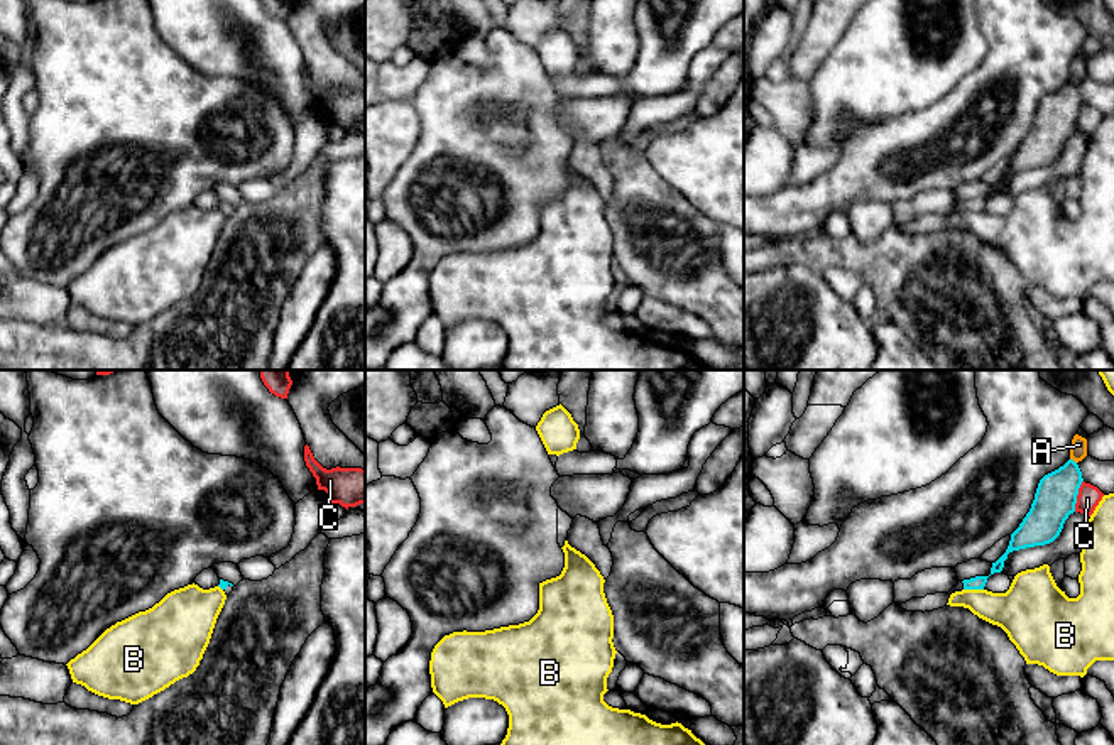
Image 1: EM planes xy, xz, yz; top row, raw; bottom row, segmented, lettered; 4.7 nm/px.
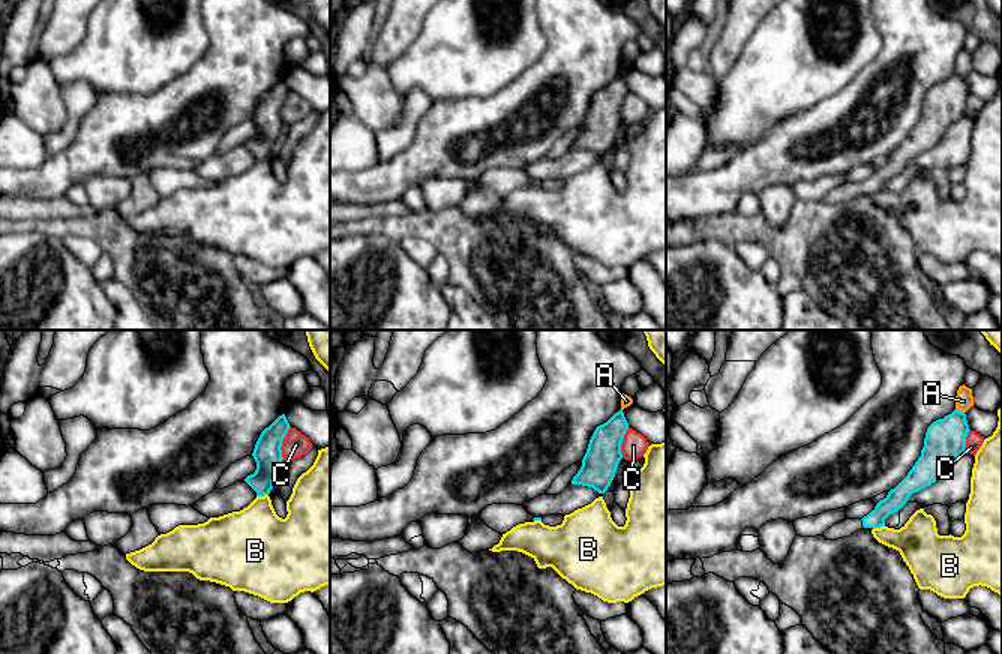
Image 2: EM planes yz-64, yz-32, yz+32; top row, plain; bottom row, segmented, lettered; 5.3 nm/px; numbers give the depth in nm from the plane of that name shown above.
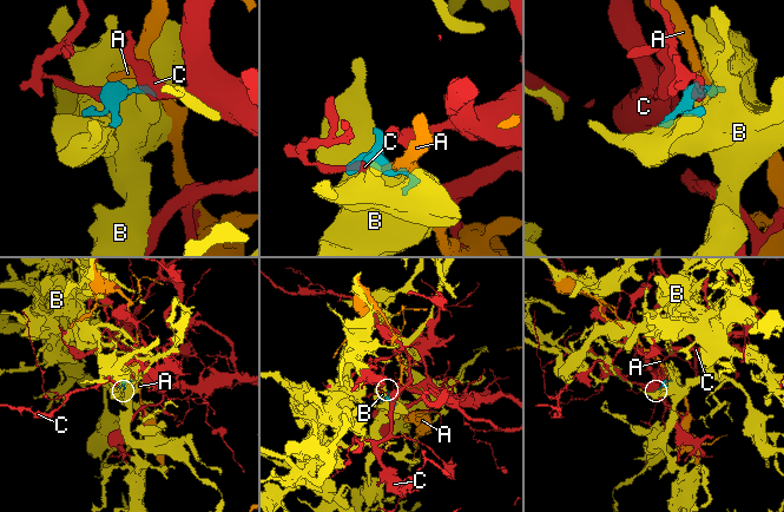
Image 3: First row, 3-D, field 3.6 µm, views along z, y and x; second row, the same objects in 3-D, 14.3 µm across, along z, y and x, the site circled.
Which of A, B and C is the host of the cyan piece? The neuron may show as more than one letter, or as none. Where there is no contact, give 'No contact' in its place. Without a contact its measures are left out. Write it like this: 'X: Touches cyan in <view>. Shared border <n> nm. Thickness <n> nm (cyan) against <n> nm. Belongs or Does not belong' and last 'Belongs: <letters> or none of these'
A: Touches cyan in yz. Shared border 40 nm. Thickness 200 nm (cyan) against 80 nm. Does not belong
B: Touches cyan in yz. Shared border 100 nm. Thickness 60 nm (cyan) against 240 nm. Does not belong
C: Touches cyan in yz. Shared border 160 nm. Thickness 200 nm (cyan) against 110 nm. Does not belong
Belongs: none of these

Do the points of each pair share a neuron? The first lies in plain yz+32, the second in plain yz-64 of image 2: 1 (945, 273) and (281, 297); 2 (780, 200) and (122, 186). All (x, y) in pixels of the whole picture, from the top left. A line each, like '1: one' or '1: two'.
1: two
2: one

